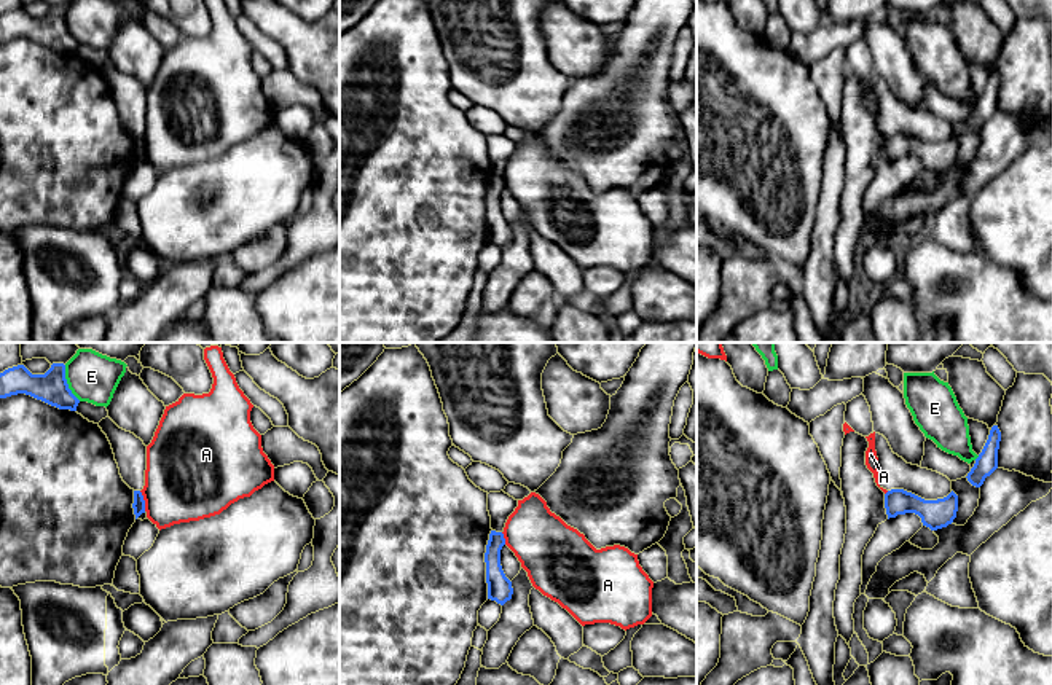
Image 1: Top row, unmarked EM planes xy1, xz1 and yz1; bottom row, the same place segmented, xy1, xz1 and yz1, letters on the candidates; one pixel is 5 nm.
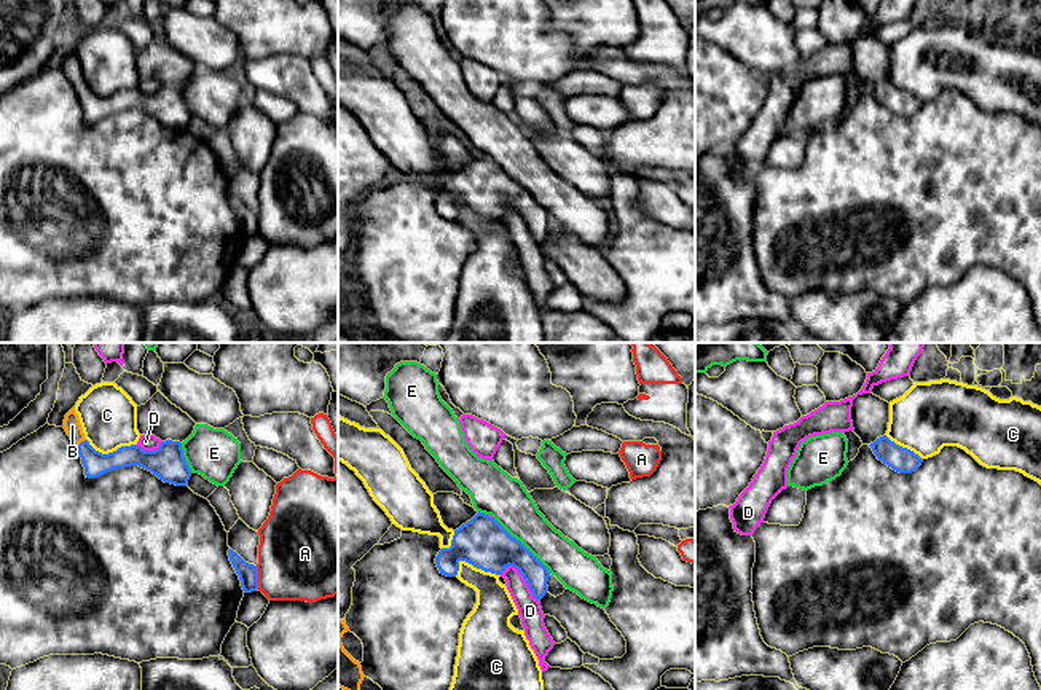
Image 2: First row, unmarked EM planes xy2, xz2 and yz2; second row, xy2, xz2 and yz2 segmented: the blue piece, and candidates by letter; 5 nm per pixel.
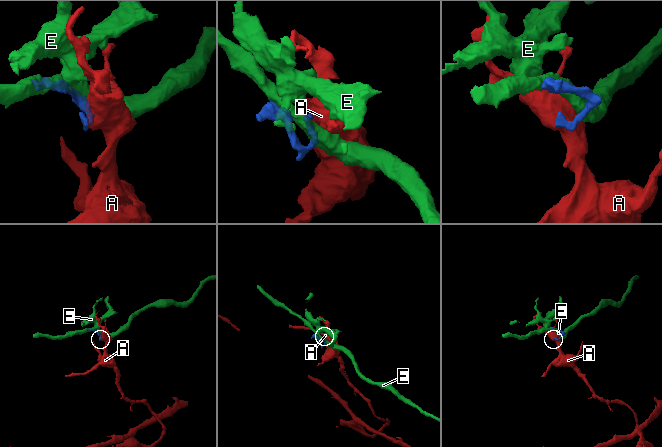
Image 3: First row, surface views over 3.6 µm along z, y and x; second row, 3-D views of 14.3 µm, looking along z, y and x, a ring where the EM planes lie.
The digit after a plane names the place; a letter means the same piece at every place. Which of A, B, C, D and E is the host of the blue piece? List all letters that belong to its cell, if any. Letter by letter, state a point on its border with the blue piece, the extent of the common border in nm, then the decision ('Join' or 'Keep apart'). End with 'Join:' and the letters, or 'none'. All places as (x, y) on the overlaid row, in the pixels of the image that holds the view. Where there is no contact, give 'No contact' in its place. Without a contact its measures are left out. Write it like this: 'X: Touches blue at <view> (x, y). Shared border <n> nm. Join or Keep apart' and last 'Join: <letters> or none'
A: Touches blue at xy2 (257, 577). Shared border 120 nm. Keep apart
B: Touches blue at xy2 (82, 442). Shared border 70 nm. Join
C: Touches blue at xz2 (474, 566). Shared border 240 nm. Keep apart
D: Touches blue at xz2 (525, 579). Shared border 240 nm. Keep apart
E: Touches blue at xz2 (522, 544). Shared border 400 nm. Keep apart
Join: B

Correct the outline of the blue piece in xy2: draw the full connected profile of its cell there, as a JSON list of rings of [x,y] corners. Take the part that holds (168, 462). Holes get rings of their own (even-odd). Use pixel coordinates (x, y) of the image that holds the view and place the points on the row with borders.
[[[75,408],[65,414],[64,429],[77,446],[86,478],[97,478],[116,468],[139,465],[156,475],[164,483],[175,486],[188,484],[191,470],[183,457],[180,441],[161,441],[159,448],[155,451],[143,451],[140,446],[131,445],[121,446],[113,453],[102,454],[84,438]]]

